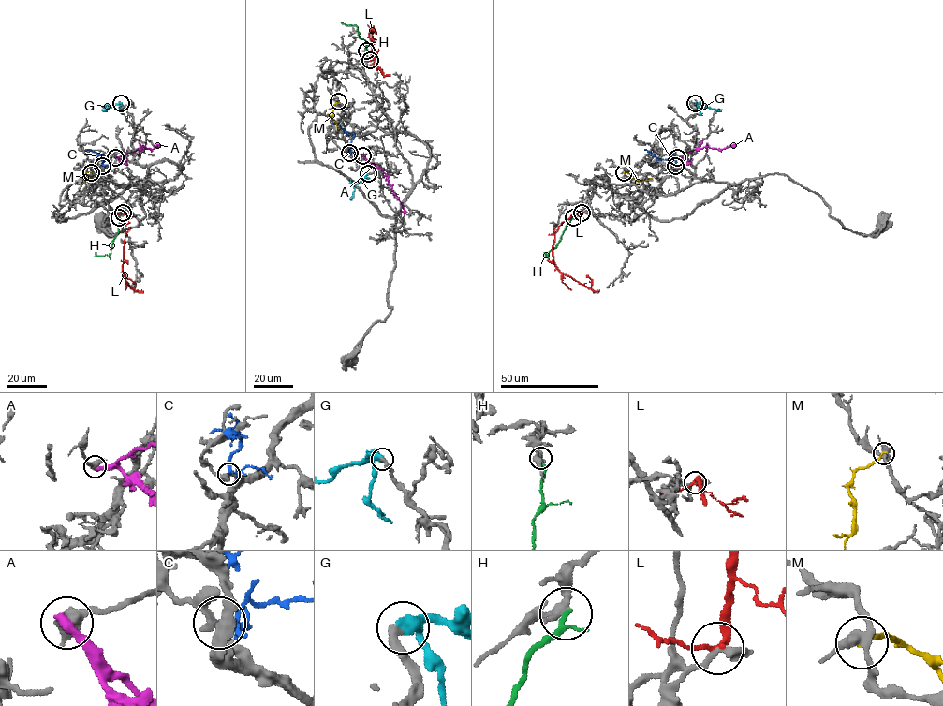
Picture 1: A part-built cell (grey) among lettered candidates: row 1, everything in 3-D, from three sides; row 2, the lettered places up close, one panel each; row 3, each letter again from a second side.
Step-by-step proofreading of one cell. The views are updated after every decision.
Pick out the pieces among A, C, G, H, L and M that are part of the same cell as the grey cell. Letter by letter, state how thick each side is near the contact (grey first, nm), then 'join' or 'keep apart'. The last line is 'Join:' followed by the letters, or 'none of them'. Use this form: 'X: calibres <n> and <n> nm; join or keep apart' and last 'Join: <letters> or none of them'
A: calibres 550 and 360 nm; keep apart
C: calibres 260 and 150 nm; keep apart
G: calibres 340 and 360 nm; join
H: calibres 260 and 150 nm; keep apart
L: calibres 240 and 190 nm; keep apart
M: calibres 280 and 200 nm; keep apart
Join: G

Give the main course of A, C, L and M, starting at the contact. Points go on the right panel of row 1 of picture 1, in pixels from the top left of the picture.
A: (677, 157), (706, 147), (724, 149), (732, 145)
C: (675, 166), (673, 159), (657, 159), (645, 150)
L: (582, 212), (572, 214), (558, 227), (552, 255), (559, 271), (590, 288), (591, 279), (586, 275)
M: (624, 172), (640, 181), (652, 178)

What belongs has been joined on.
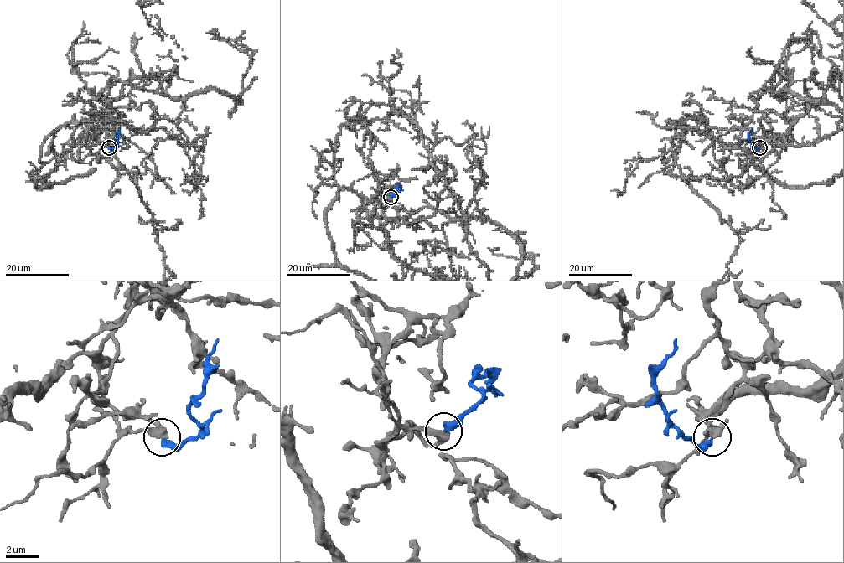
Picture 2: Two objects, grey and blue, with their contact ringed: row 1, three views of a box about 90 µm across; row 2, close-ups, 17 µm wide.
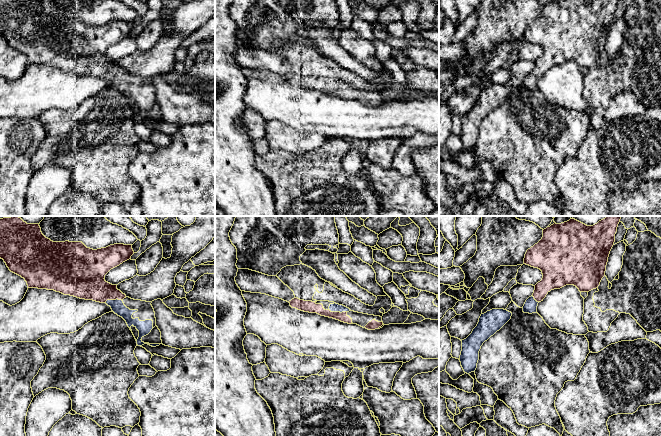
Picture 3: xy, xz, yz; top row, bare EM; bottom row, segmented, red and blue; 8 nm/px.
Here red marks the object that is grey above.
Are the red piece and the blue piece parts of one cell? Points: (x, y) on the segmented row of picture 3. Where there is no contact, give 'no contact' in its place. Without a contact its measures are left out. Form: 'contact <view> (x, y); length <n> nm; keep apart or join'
contact xz (338, 312); length 150 nm; join

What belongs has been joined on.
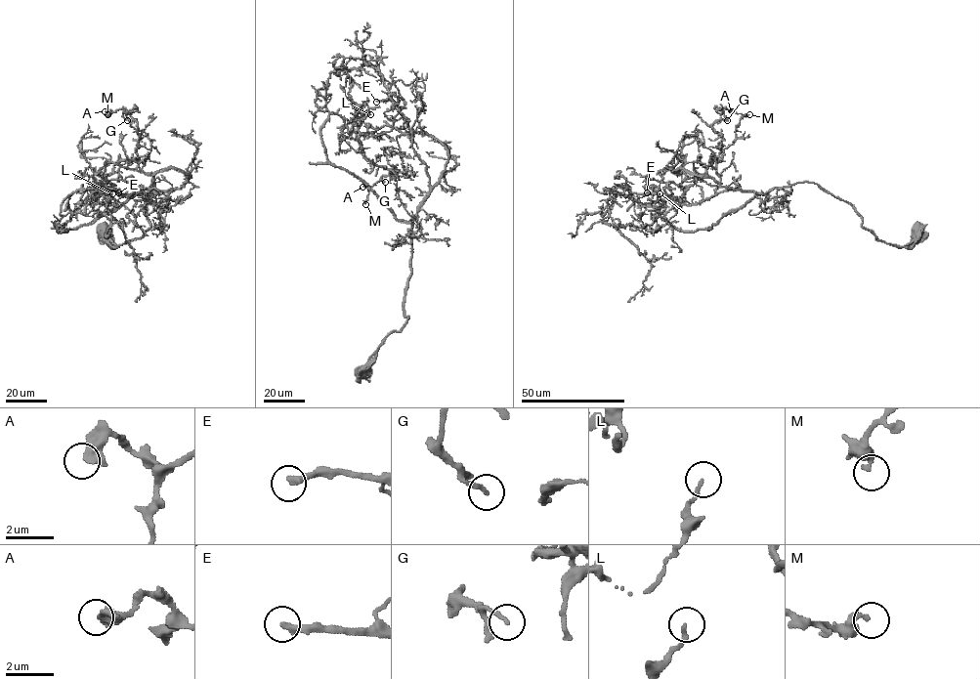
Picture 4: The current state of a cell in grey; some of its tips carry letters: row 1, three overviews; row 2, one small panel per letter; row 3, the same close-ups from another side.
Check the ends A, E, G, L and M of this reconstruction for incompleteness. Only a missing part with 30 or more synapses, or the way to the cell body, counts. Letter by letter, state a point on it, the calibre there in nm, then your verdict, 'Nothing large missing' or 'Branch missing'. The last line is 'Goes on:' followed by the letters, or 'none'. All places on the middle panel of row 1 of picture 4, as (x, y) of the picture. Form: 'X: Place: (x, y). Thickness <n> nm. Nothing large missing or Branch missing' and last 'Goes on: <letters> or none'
A: Place: (362, 187). Thickness 500 nm. Nothing large missing
E: Place: (376, 102). Thickness 280 nm. Branch missing
G: Place: (385, 182). Thickness 180 nm. Nothing large missing
L: Place: (370, 114). Thickness 140 nm. Nothing large missing
M: Place: (365, 204). Thickness 260 nm. Nothing large missing
Goes on: E

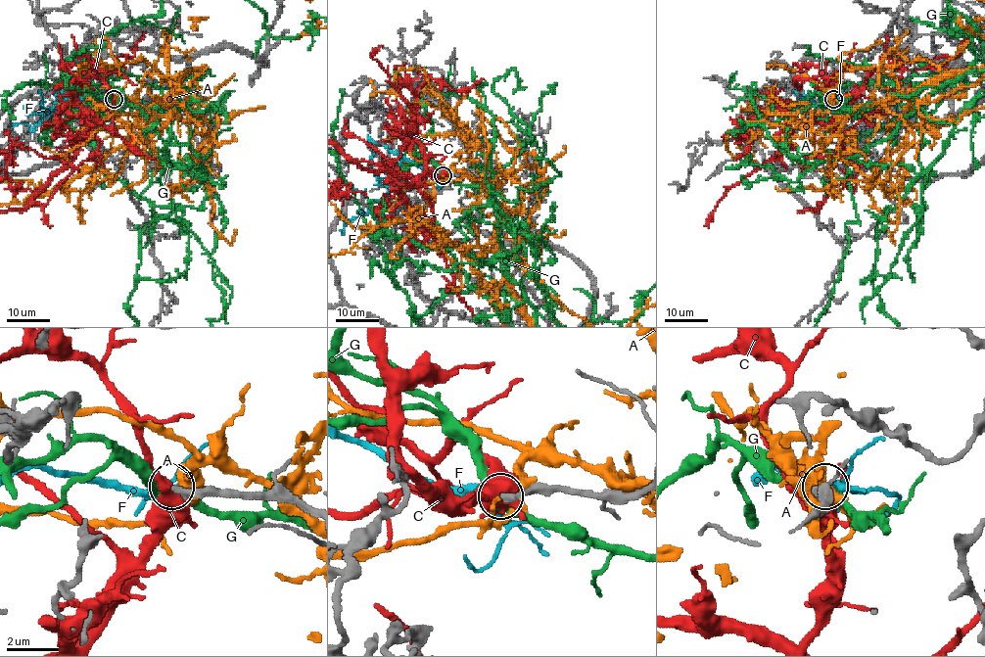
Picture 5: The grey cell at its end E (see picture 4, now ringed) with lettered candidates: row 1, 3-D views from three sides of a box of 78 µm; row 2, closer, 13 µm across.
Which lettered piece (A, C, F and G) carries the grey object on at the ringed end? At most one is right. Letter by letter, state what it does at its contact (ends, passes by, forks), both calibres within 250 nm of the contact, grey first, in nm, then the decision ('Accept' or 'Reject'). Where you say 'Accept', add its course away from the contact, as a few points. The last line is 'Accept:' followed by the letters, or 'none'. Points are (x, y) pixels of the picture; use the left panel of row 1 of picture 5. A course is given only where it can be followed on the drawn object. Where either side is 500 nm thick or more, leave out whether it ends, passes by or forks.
A: Thickness 440 nm (grey) against 500 nm. Reject
C: It forks there. Thickness 340 nm (grey) against 480 nm. Reject
F: It forks there. Thickness 320 nm (grey) against 320 nm. Accept. Its course: (114, 99), (59, 92), (55, 108), (32, 127), (15, 122)
G: It passes by. Thickness 320 nm (grey) against 320 nm. Reject
Accept: F

